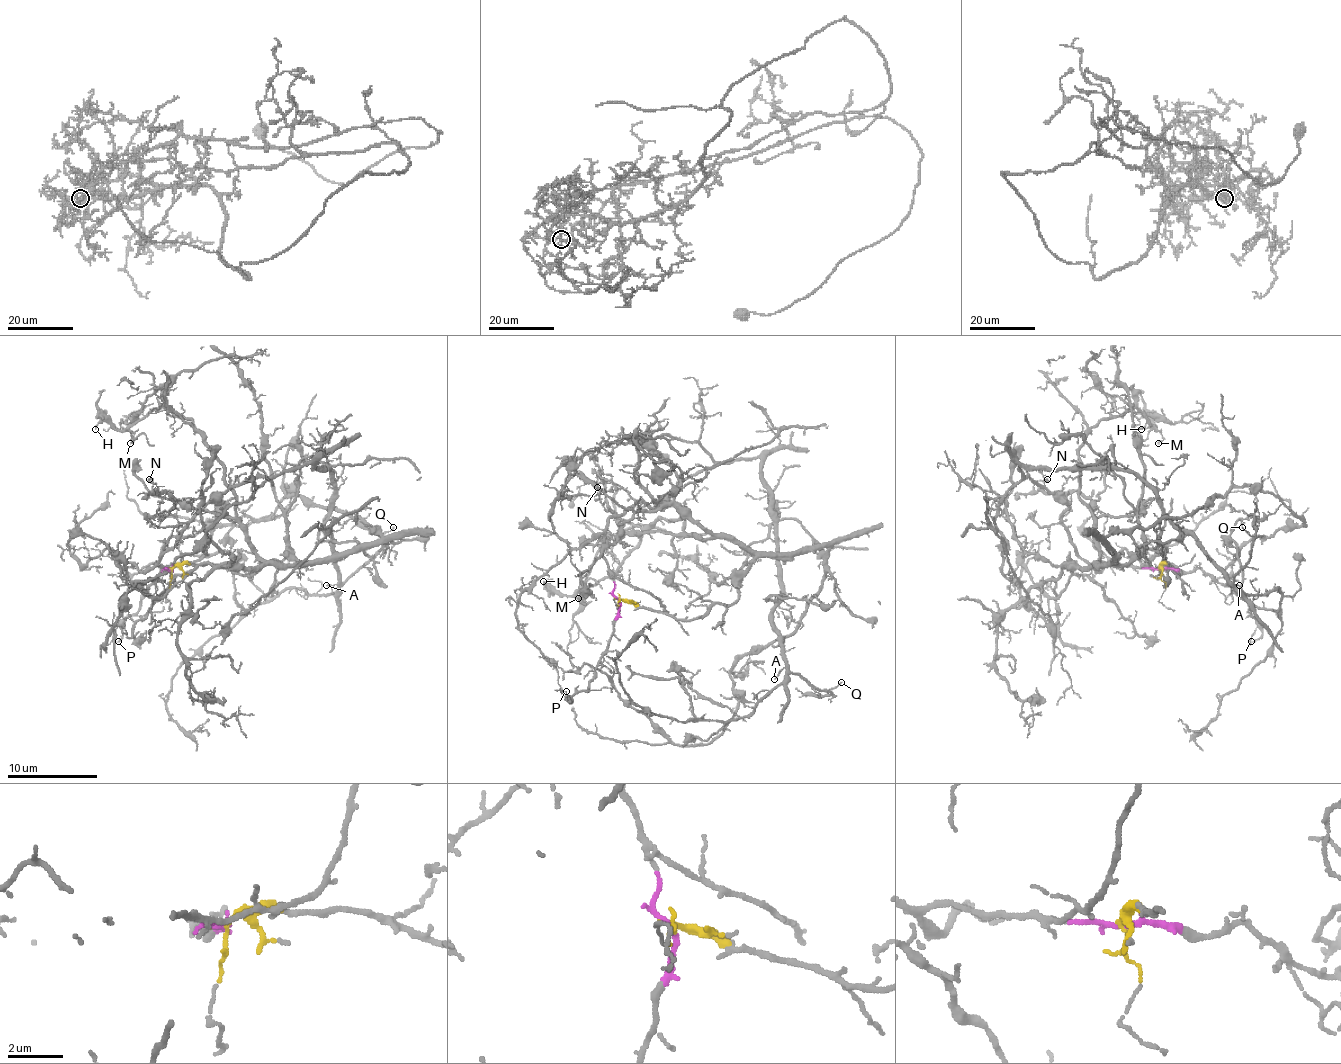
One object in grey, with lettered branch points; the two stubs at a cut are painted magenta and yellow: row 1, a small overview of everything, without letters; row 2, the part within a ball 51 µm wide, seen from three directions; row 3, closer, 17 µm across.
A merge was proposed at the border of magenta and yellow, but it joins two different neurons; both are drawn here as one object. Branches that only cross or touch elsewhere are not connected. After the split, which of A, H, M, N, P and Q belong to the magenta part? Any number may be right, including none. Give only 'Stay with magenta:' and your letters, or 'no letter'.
Stay with magenta: A, P, Q

